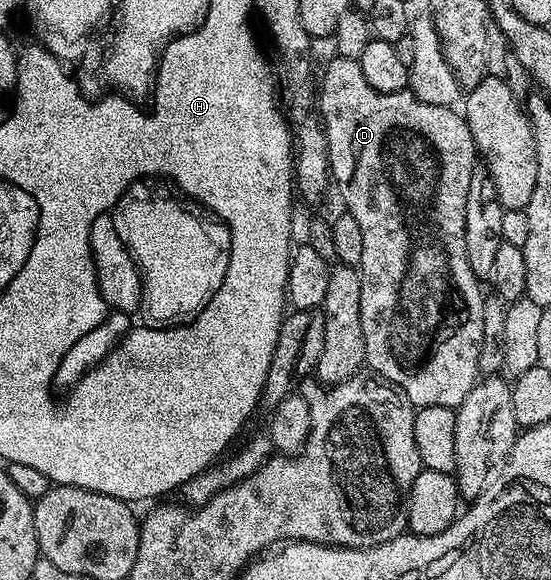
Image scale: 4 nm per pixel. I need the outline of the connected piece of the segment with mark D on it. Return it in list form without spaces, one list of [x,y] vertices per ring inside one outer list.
[[[332,57],[327,71],[321,74],[317,82],[317,114],[323,124],[327,137],[327,151],[331,165],[333,186],[339,189],[343,197],[346,213],[357,220],[361,228],[362,251],[358,272],[361,276],[361,332],[365,332],[367,345],[366,365],[372,366],[374,373],[382,381],[392,385],[412,407],[450,406],[458,408],[469,396],[480,377],[477,356],[481,352],[481,332],[483,331],[483,299],[484,287],[479,277],[469,268],[469,256],[465,253],[465,196],[469,196],[469,180],[477,165],[475,141],[467,127],[467,119],[458,109],[449,106],[425,104],[410,89],[397,92],[377,92],[377,88],[369,88],[369,80],[365,80],[365,72],[361,72],[361,64],[357,58]]]

